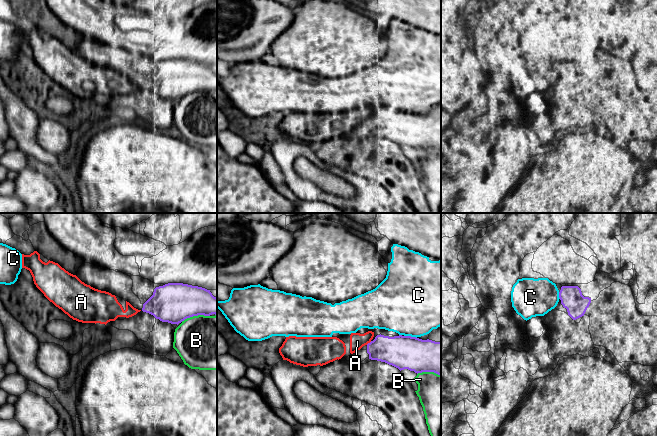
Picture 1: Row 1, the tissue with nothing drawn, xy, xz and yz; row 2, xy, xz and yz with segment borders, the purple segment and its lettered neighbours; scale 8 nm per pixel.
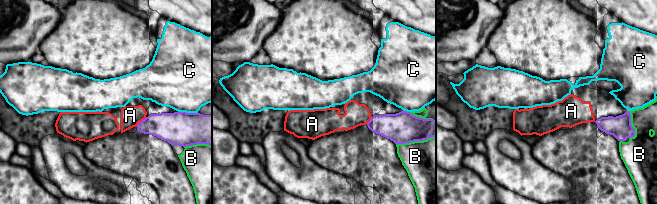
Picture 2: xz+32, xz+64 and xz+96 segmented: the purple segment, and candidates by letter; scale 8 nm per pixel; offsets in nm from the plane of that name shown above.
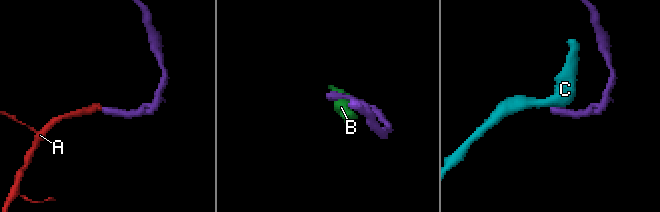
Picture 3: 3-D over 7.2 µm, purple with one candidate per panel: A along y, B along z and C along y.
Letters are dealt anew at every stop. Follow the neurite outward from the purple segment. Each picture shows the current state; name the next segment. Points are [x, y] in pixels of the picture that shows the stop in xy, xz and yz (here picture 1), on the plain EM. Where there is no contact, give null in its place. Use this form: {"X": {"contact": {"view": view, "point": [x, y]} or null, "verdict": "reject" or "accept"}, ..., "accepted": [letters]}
{"A": {"contact": {"view": "xz", "point": [368, 119]}, "verdict": "reject"}, "B": {"contact": {"view": "xy", "point": [195, 91]}, "verdict": "reject"}, "C": {"contact": {"view": "xz", "point": [410, 112]}, "verdict": "reject"}, "accepted": []}

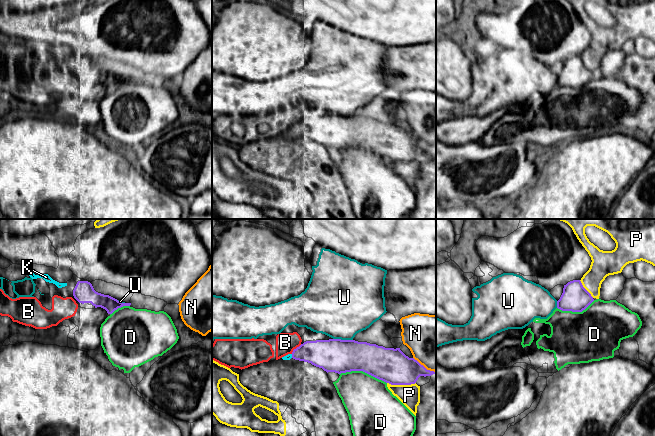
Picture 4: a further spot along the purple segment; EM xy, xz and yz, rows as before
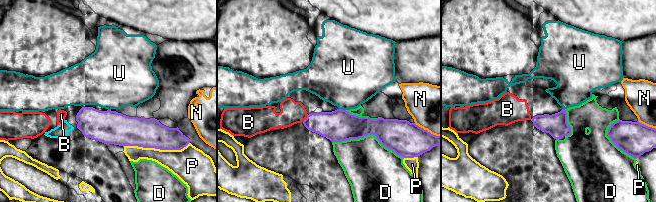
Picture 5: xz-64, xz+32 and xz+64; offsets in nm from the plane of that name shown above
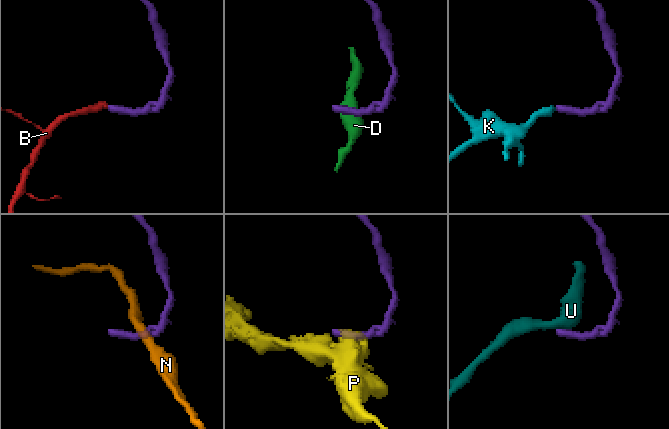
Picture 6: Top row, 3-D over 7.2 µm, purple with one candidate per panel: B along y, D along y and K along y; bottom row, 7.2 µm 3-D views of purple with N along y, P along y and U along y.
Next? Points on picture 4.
{"B": {"contact": {"view": "xz", "point": [296, 124]}, "verdict": "reject"}, "D": {"contact": {"view": "xz", "point": [363, 147]}, "verdict": "reject"}, "K": {"contact": {"view": "xz", "point": [292, 132]}, "verdict": "accept"}, "N": {"contact": {"view": "xz", "point": [423, 142]}, "verdict": "reject"}, "P": {"contact": {"view": "xz", "point": [401, 160]}, "verdict": "reject"}, "U": {"contact": {"view": "xz", "point": [343, 116]}, "verdict": "reject"}, "accepted": ["K"]}

